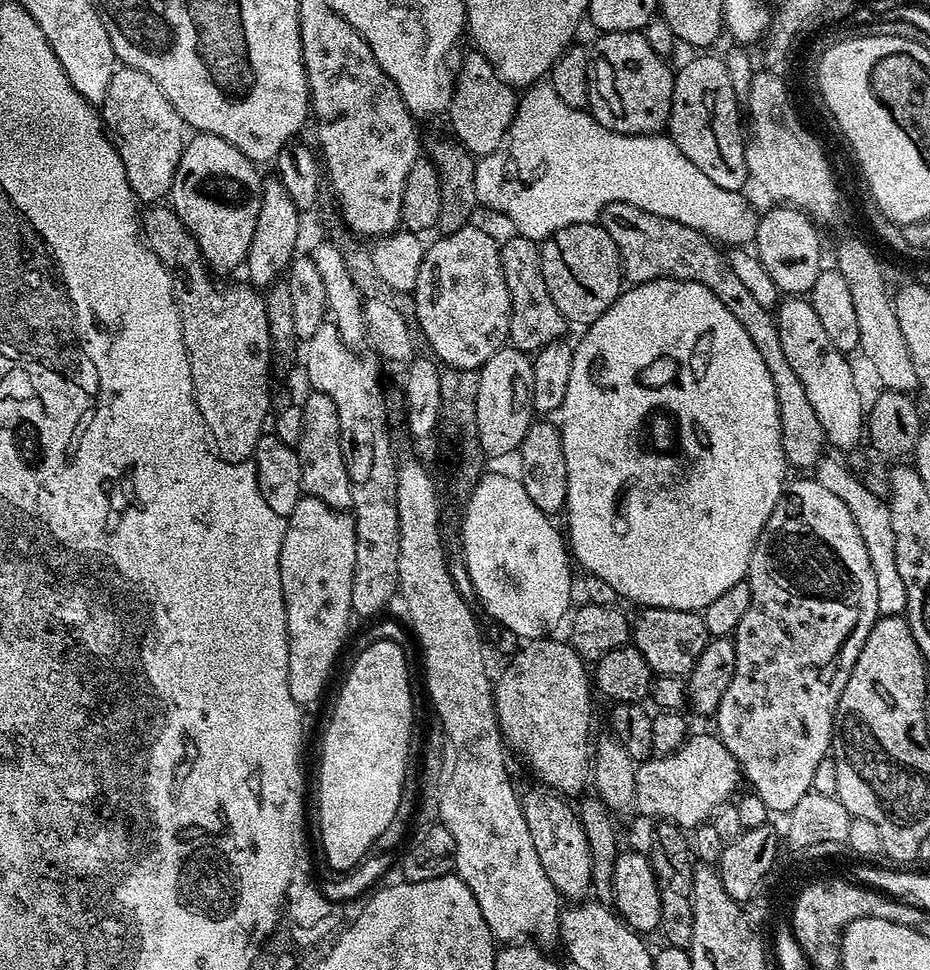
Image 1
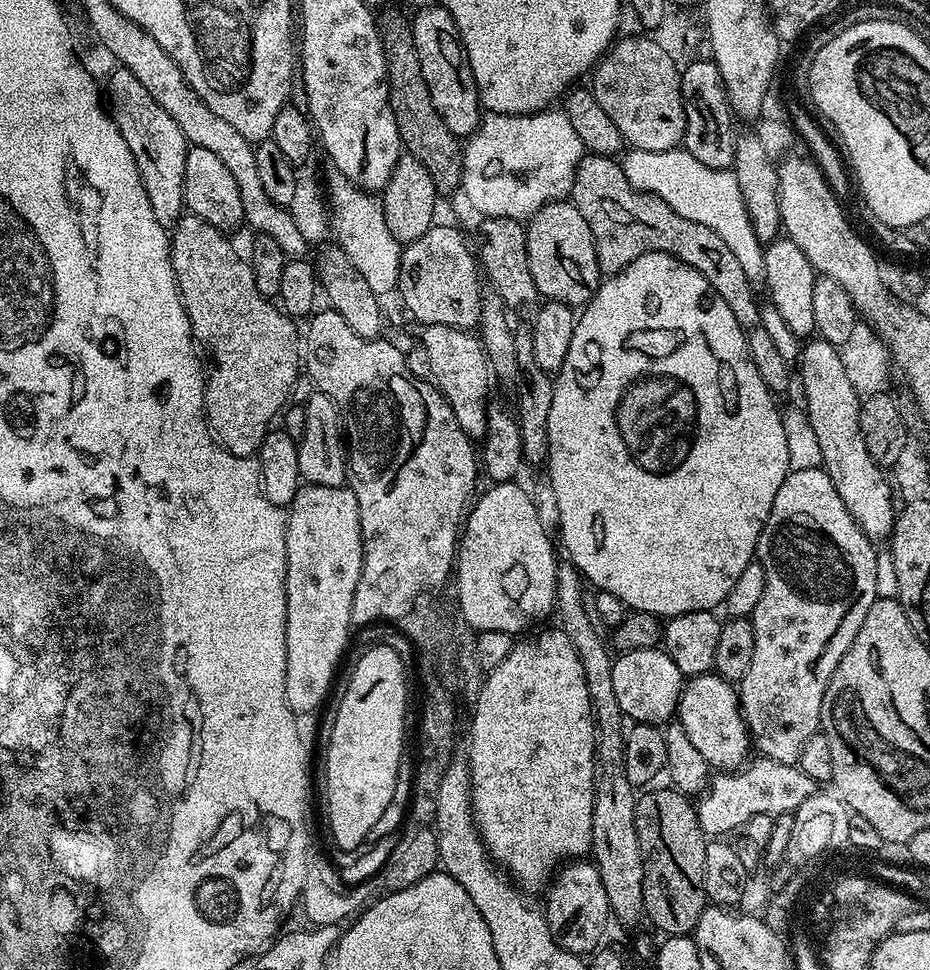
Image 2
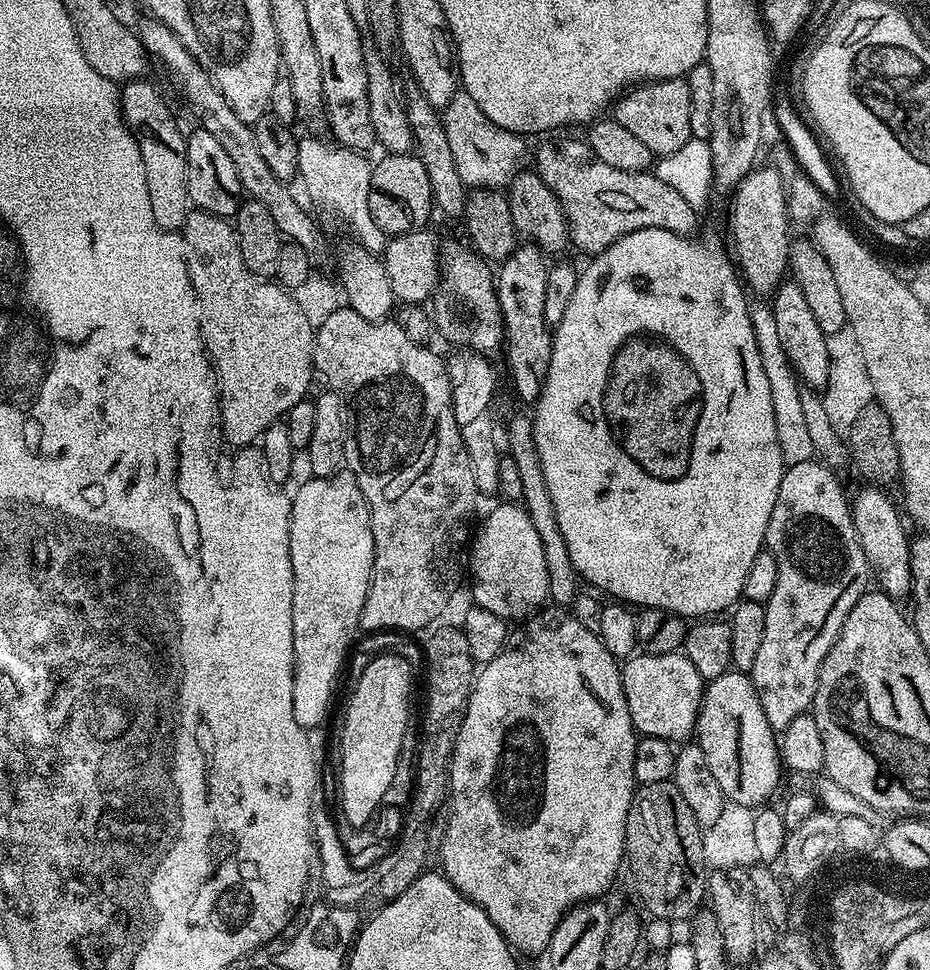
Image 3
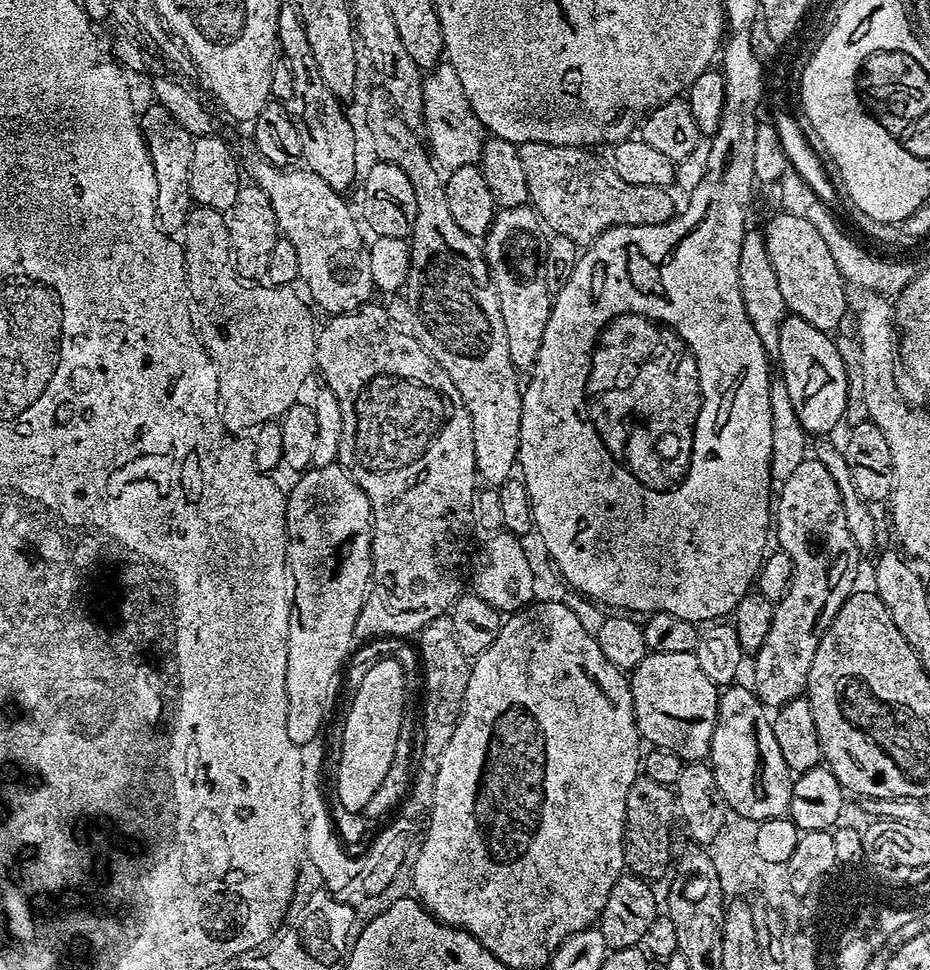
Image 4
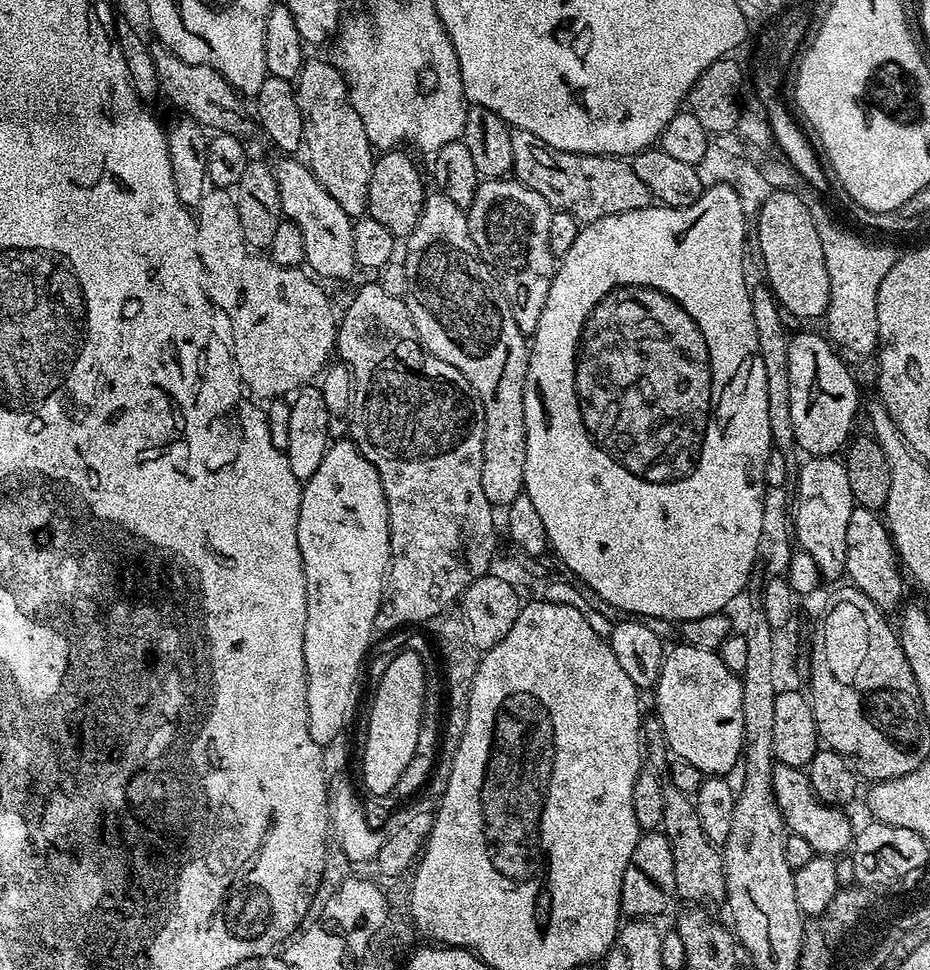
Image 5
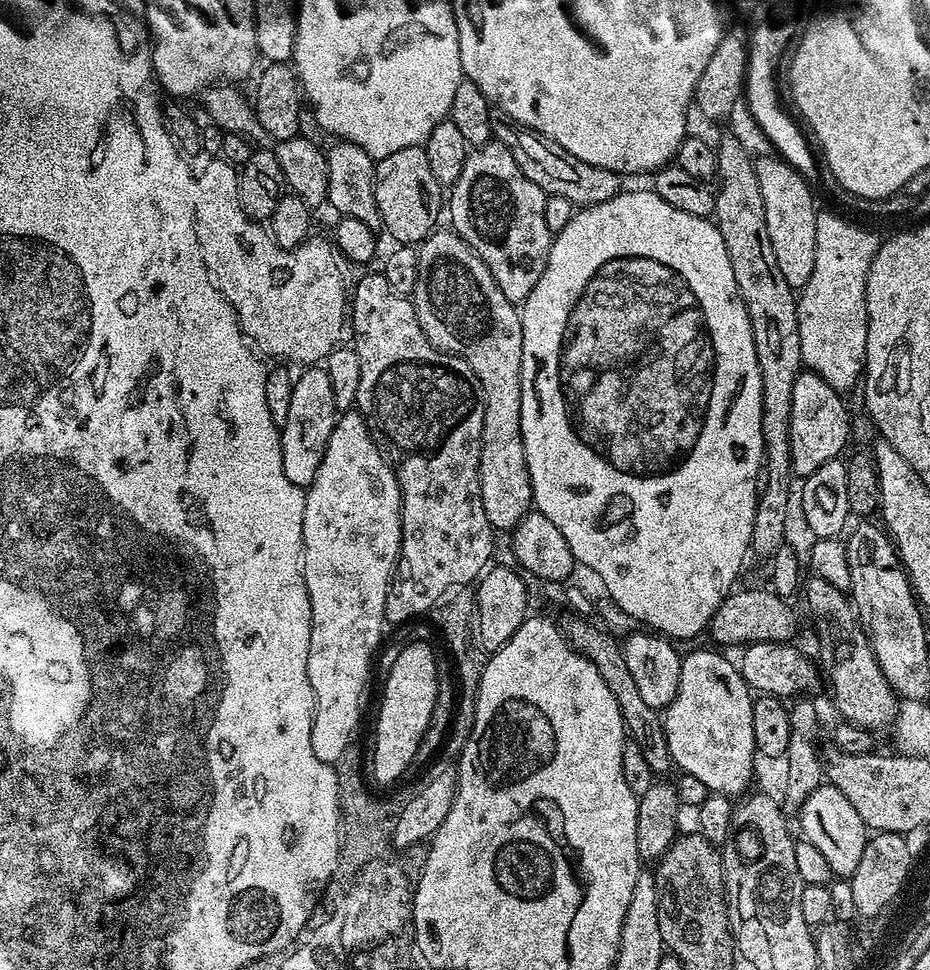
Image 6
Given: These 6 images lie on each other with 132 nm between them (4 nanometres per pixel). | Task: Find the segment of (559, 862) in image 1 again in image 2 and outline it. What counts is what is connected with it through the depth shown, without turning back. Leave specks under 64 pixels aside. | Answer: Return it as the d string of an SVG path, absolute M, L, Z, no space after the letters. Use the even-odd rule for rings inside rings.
M584 858L577 859L561 867L555 873L554 880L555 883L547 889L548 908L546 907L552 937L567 952L591 953L601 943L599 940L604 936L604 927L610 924L606 886L602 886L595 863Z

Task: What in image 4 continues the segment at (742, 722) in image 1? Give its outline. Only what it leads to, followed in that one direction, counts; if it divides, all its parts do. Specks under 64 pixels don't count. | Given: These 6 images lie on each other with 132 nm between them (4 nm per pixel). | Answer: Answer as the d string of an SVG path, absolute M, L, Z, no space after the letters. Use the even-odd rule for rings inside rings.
M805 458L802 466L798 466L798 470L794 470L794 474L790 474L790 478L786 478L779 485L774 506L774 540L775 543L776 540L780 543L780 548L785 553L771 551L760 567L758 591L767 600L778 603L775 605L776 613L772 619L770 634L766 634L766 642L762 642L762 646L754 653L756 660L754 691L759 696L761 704L768 710L780 708L786 702L805 695L810 662L814 662L814 650L818 650L822 634L830 626L830 622L838 614L846 598L851 596L857 587L856 575L860 572L860 559L862 559L862 553L850 534L850 526L846 526L846 510L844 499L838 490L838 482L834 482L830 470L826 470L822 462L814 458Z

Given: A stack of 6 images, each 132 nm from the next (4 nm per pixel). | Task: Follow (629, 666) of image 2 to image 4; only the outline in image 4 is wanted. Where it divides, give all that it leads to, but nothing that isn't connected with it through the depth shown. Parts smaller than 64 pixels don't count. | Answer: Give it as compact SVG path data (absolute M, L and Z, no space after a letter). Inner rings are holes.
M648 652L631 673L630 683L636 729L652 748L665 748L685 762L703 761L711 753L720 692L698 666L695 652Z

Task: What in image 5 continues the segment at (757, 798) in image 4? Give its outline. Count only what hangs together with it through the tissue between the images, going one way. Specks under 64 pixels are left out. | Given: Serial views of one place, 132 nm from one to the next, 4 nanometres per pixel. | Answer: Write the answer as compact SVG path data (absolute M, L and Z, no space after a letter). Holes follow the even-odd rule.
M777 763L772 770L772 792L784 819L787 831L810 842L813 853L822 856L839 857L847 853L854 843L854 827L848 821L843 807L823 804L816 797L808 781L807 771Z

